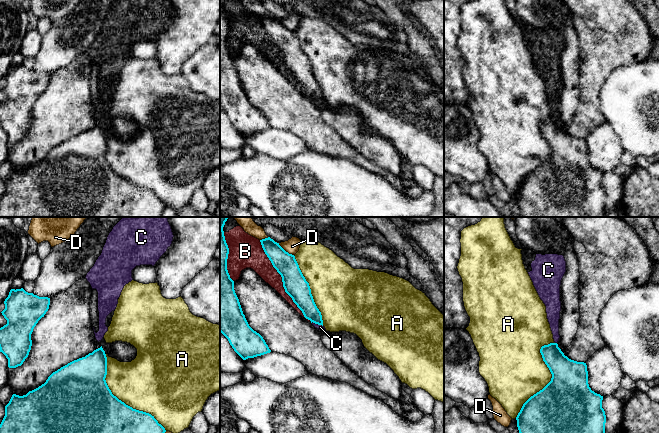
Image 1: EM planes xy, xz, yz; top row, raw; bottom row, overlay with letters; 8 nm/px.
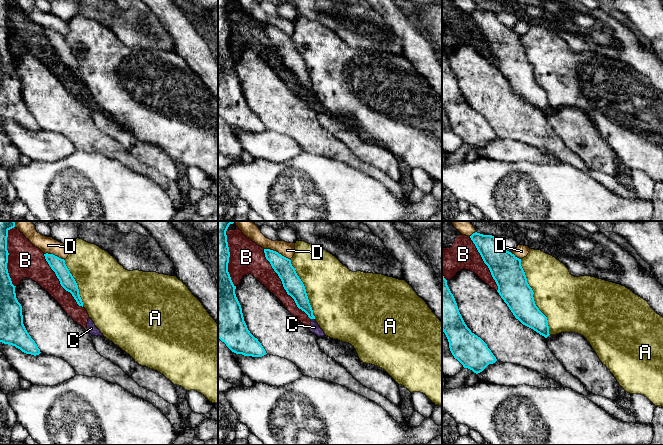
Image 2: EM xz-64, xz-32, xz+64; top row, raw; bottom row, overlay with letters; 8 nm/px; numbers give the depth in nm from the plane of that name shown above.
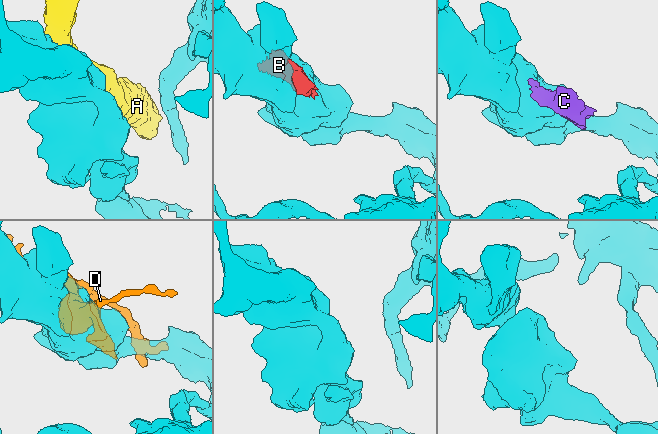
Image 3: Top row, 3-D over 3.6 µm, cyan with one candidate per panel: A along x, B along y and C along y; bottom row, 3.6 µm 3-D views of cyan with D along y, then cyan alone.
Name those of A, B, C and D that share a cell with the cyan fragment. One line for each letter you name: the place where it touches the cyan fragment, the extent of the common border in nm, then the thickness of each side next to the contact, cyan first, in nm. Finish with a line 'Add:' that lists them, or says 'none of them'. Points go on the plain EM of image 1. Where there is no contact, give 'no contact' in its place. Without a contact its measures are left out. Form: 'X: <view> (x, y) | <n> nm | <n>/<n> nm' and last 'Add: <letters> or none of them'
Add: none of them

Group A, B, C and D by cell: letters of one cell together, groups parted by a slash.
A / B C / D

